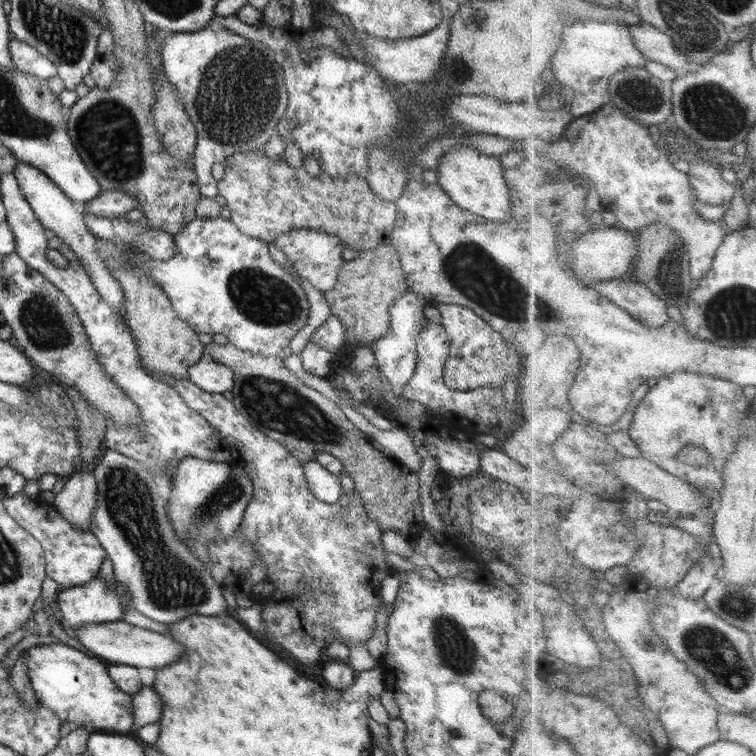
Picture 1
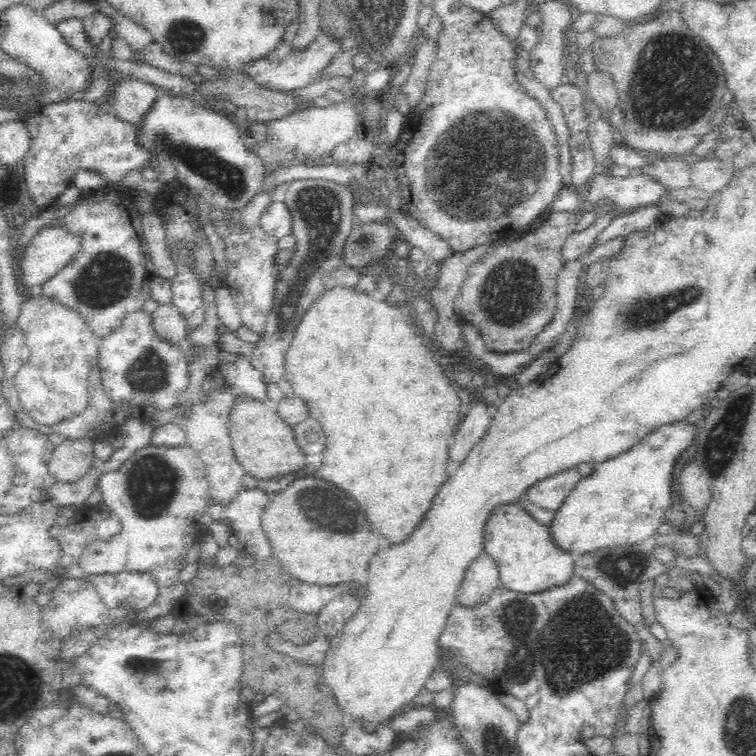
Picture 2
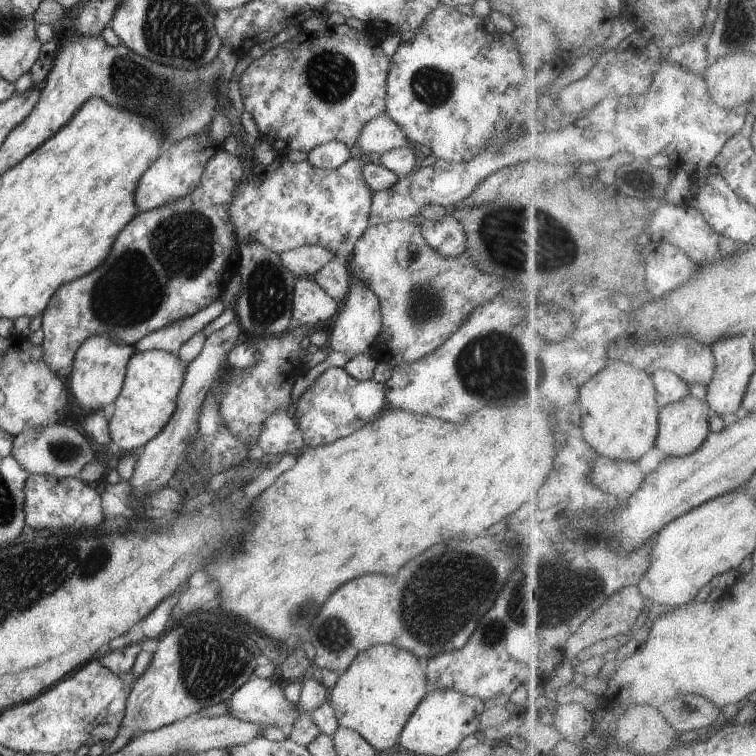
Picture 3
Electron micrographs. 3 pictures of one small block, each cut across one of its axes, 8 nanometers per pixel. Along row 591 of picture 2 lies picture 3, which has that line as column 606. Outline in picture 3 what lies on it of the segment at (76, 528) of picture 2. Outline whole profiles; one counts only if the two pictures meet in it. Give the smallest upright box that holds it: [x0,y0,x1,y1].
[369,51,754,226]

